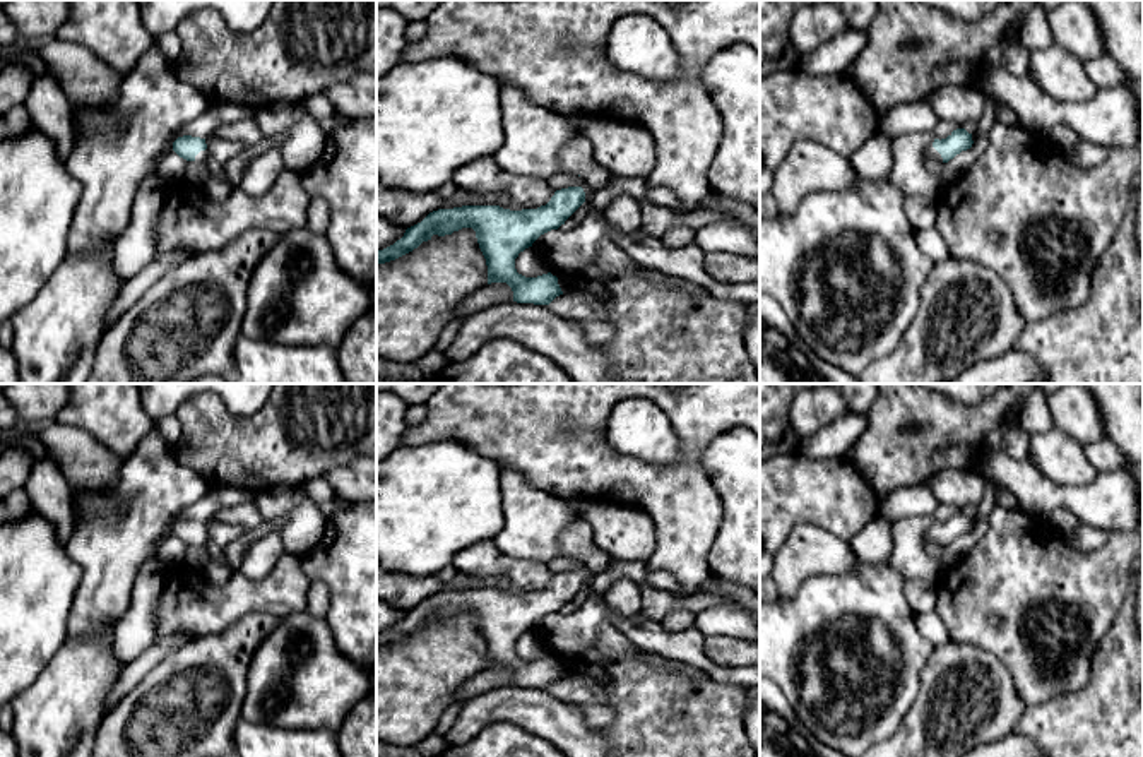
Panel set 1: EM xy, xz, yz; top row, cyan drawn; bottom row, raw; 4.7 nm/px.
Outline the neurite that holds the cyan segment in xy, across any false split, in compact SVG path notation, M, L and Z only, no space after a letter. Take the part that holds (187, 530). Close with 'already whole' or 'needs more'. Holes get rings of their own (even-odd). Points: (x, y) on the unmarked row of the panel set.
M192 519L178 521L173 526L173 534L187 545L207 546L209 543L205 522L200 521Z; needs more

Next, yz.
M956 512L946 522L934 522L934 526L926 534L926 543L948 546L962 534L970 533L972 528L972 517L968 517L965 512Z; needs more

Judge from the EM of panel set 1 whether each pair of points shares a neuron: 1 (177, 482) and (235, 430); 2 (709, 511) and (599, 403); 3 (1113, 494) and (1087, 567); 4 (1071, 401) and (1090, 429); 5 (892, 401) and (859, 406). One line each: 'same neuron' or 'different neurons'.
1: different neurons
2: same neuron
3: different neurons
4: same neuron
5: different neurons

